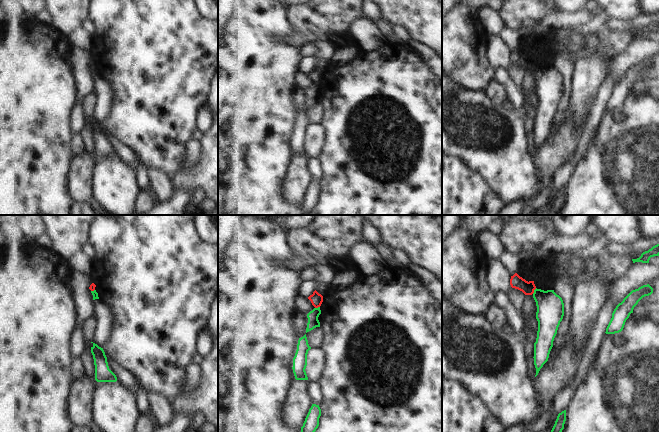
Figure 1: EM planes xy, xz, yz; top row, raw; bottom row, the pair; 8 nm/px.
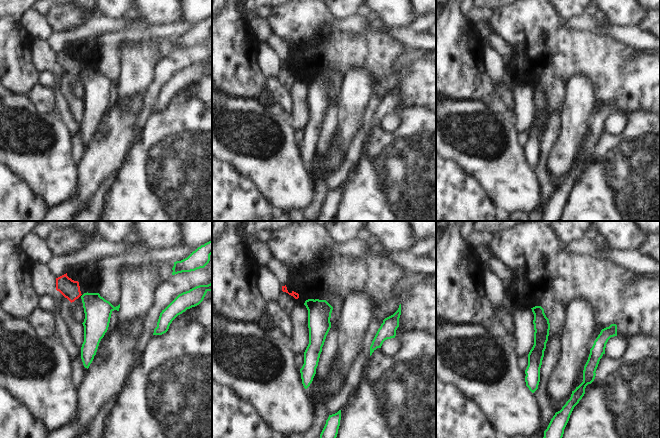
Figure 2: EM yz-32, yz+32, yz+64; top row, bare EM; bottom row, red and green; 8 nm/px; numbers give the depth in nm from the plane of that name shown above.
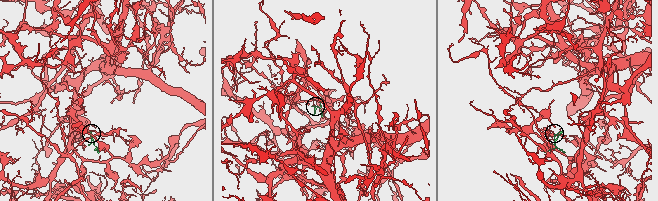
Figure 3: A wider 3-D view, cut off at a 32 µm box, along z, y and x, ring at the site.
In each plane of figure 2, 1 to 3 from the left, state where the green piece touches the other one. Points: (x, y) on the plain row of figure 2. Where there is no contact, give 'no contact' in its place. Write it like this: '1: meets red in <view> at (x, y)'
1: no contact
2: no contact
3: no contact

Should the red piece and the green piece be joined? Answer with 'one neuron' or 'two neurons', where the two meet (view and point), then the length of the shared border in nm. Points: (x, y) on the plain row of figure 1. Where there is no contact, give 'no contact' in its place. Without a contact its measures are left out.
two neurons; meets red in yz at (533, 67); contact 60 nm long

